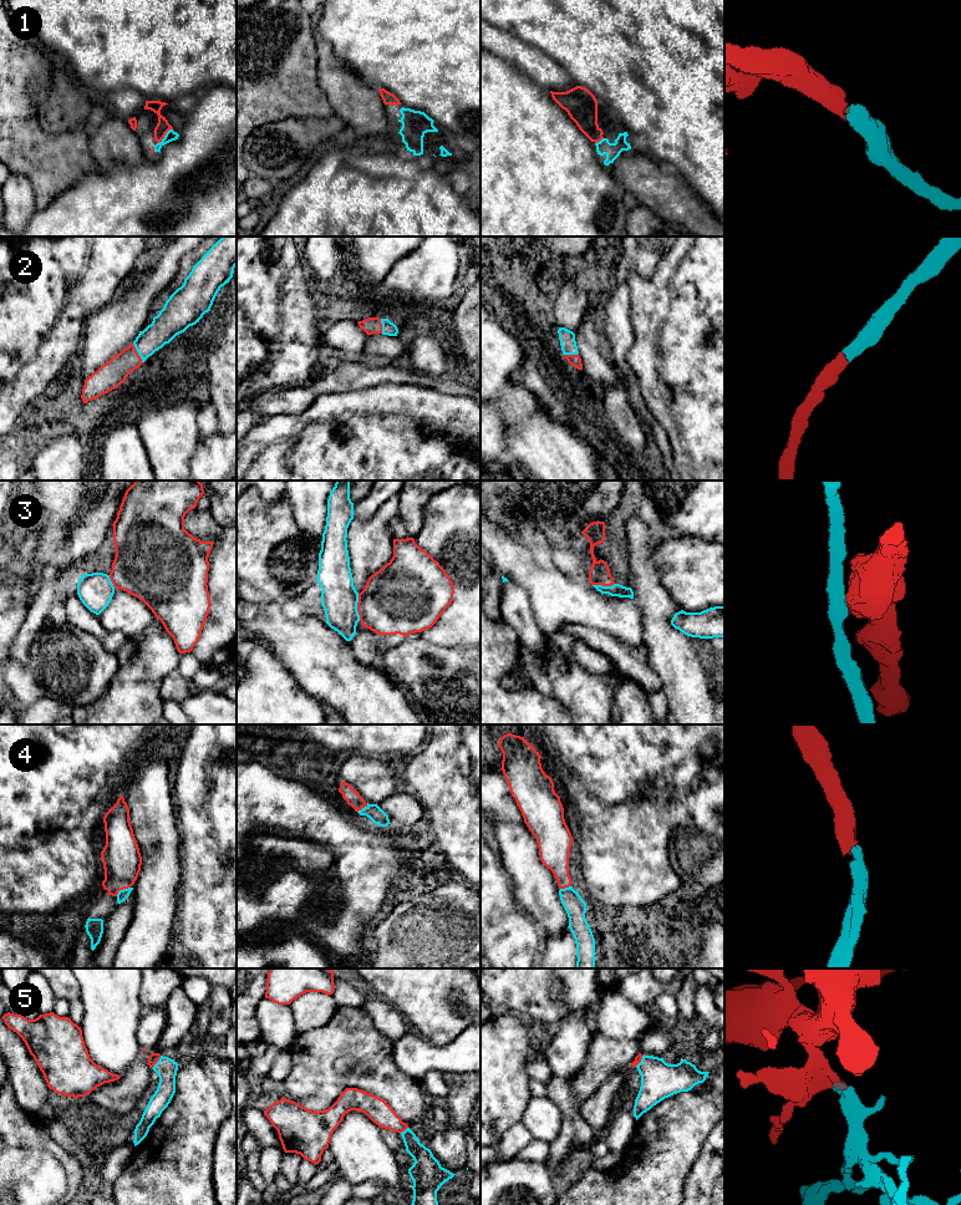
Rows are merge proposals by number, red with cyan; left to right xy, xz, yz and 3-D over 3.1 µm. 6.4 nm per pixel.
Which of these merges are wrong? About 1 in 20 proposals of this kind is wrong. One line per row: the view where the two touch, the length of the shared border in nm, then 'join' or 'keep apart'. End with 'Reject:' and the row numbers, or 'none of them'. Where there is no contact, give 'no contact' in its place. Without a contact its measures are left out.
1: xy | 140 nm | join
2: xy | 140 nm | join
3: xz | 180 nm | join
4: xy | 110 nm | join
5: xy | 110 nm | join
Reject: none of them

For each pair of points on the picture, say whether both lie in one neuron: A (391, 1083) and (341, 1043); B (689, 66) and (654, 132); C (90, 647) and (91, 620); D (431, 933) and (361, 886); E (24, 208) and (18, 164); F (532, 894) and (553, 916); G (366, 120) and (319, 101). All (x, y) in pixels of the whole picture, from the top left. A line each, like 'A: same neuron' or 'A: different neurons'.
A: same neuron
B: same neuron
C: different neurons
D: different neurons
E: different neurons
F: same neuron
G: different neurons

